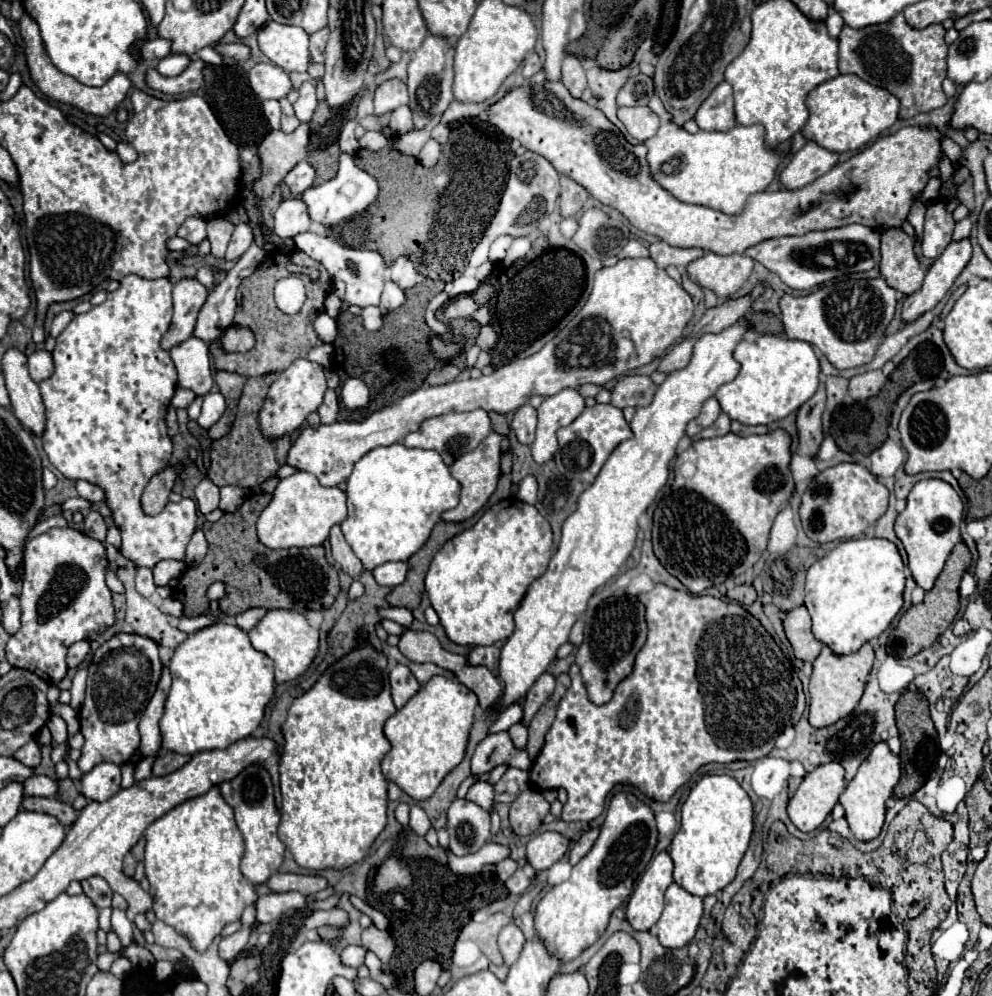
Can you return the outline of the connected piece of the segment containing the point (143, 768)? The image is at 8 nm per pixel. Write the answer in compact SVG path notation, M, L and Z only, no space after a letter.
M146 757L146 759L138 761L138 765L136 765L136 781L142 781L142 779L150 777L152 763L154 763L154 757Z

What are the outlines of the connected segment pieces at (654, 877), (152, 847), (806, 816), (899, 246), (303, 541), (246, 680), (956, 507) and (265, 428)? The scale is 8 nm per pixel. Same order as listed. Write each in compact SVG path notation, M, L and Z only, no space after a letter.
M662 851L652 857L640 883L630 895L626 905L626 919L636 931L648 931L662 915L664 893L672 885L672 857Z
M218 787L156 819L146 829L144 839L152 909L160 921L184 935L196 951L206 951L224 925L238 921L244 907L258 899L252 883L240 873L244 839L234 821L234 811L222 799Z
M826 763L810 771L788 803L788 815L800 831L814 831L830 815L846 789L844 767Z
M886 229L882 233L880 273L890 287L904 295L912 295L922 287L924 271L914 255L914 243L902 229Z
M300 471L278 483L274 499L258 519L258 539L270 549L322 545L328 539L332 525L340 525L344 517L346 493L338 487L322 487L314 475Z
M214 623L180 643L170 661L170 675L172 687L160 721L162 747L184 755L226 749L252 735L274 697L272 659L256 651L248 635L230 623Z
M924 479L912 487L908 495L908 505L896 519L894 529L908 553L908 567L912 571L912 577L926 591L934 587L934 581L940 575L950 551L960 541L962 513L964 513L962 499L946 481Z
M298 359L294 361L288 371L284 369L278 379L270 385L264 405L260 409L260 431L264 433L264 437L268 437L268 441L276 441L284 435L290 435L294 431L298 431L306 417L314 411L318 411L318 407L322 405L324 393L326 393L326 377L320 365L308 361L308 359Z

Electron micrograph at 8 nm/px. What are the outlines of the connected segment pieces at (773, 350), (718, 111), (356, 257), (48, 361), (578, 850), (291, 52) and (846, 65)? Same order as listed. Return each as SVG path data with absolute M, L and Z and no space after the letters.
M749 329L734 351L742 365L738 377L722 385L716 393L720 407L730 419L742 425L770 425L800 409L818 389L820 363L810 343L782 339L773 334L759 334Z
M722 81L698 107L694 121L704 131L728 131L736 125L732 87L726 81Z
M302 233L294 237L294 243L300 251L310 255L314 261L322 263L326 271L330 273L332 279L340 279L346 283L346 295L344 303L356 305L356 307L368 307L368 305L378 305L380 295L382 295L382 275L388 269L384 265L384 259L378 251L366 251L366 249L352 249L348 245L338 243L332 237L318 235L318 233Z
M46 349L34 351L28 357L28 369L30 369L30 377L40 383L44 379L48 379L54 373L54 363L52 363L52 353Z
M598 829L586 831L586 833L578 839L578 843L572 847L572 851L570 851L570 865L576 865L576 863L592 849L592 845L594 845L596 839L598 839Z
M266 21L258 29L262 53L284 71L304 73L308 69L308 33L294 25Z
M898 13L888 23L874 27L844 27L840 33L840 73L854 73L860 79L898 97L900 119L910 119L918 113L928 113L932 109L944 107L948 101L942 91L948 53L944 33L946 31L942 25L912 29L902 13Z

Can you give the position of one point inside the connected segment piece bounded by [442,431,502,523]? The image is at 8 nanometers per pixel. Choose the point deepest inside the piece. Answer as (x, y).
(476, 471)

